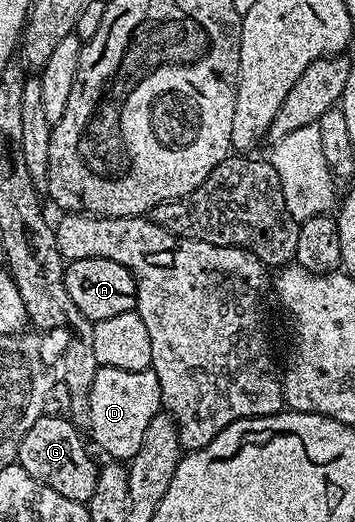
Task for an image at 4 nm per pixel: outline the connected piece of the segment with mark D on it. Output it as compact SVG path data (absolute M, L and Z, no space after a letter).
M100 366L90 388L89 412L86 425L92 429L92 438L112 460L131 460L142 448L142 436L156 414L161 413L158 376L151 368L126 372L122 368Z

